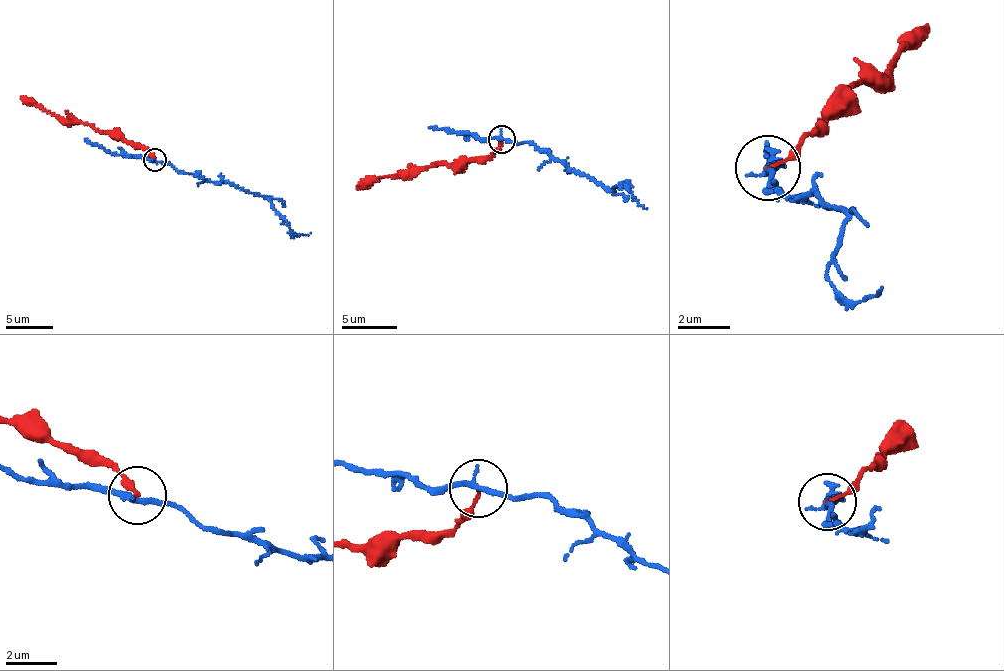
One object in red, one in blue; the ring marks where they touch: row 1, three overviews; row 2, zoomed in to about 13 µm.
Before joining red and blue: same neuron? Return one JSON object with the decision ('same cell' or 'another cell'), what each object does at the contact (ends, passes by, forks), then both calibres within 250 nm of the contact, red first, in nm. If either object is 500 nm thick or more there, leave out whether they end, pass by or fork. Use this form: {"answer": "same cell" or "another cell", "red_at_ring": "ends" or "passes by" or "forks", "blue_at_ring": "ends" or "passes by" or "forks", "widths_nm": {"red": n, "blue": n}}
{"answer": "same cell", "red_at_ring": "ends", "blue_at_ring": "passes by", "widths_nm": {"red": 110, "blue": 220}}

